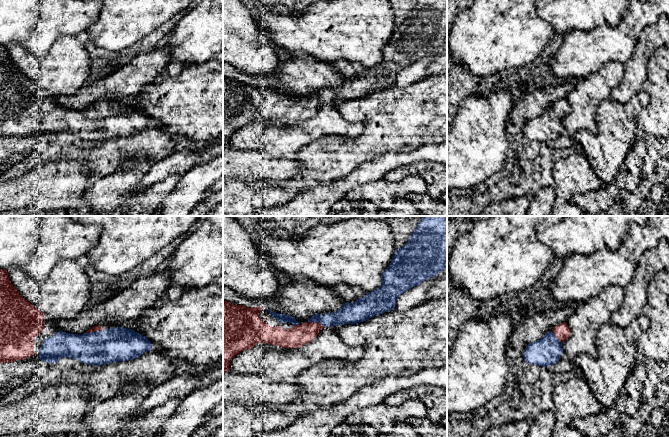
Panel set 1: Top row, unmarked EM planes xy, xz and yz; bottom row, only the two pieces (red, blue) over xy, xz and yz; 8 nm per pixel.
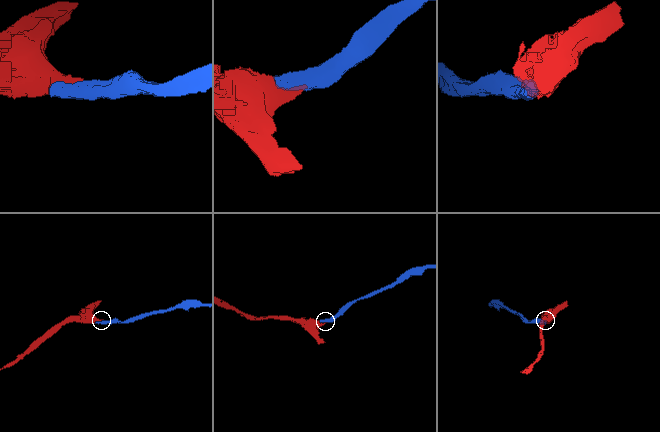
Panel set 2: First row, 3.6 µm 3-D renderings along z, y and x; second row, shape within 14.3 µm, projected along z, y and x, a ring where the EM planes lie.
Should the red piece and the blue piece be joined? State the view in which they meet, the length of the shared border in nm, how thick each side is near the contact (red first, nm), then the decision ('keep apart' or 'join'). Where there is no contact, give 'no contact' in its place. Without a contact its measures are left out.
contact in xy; length 150 nm; calibres 50 and 280 nm; join

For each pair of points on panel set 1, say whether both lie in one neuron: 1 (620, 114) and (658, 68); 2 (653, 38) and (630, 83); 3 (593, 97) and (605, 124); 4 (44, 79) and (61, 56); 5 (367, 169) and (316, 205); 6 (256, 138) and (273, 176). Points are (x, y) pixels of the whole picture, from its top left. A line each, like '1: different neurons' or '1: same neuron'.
1: different neurons
2: same neuron
3: different neurons
4: same neuron
5: same neuron
6: different neurons

